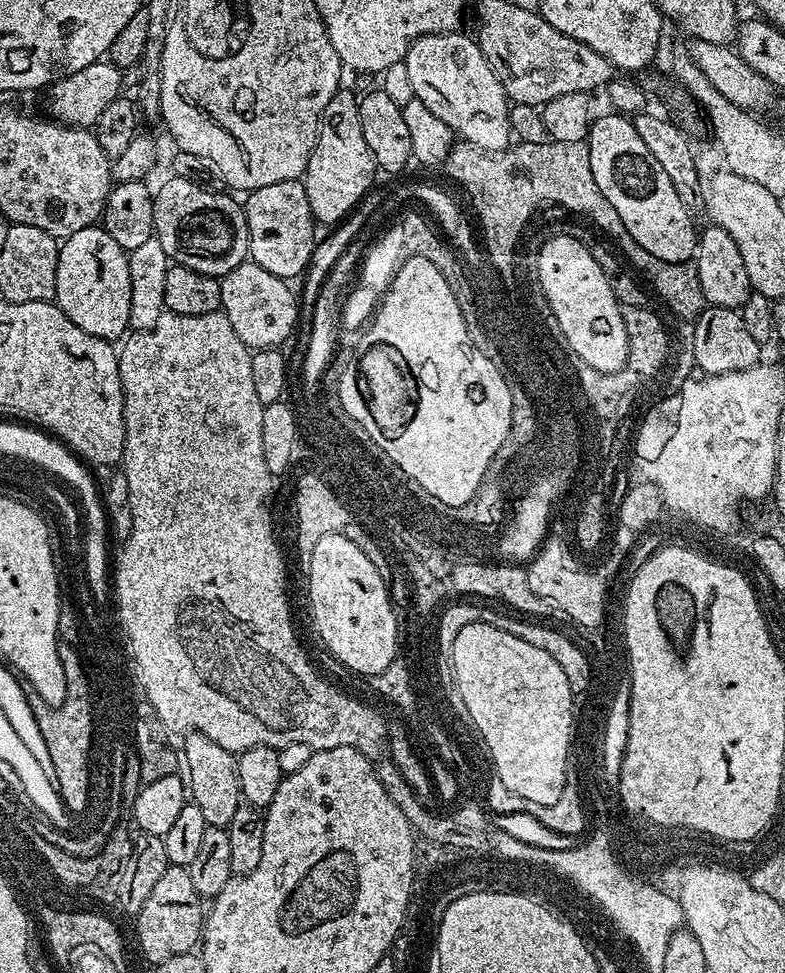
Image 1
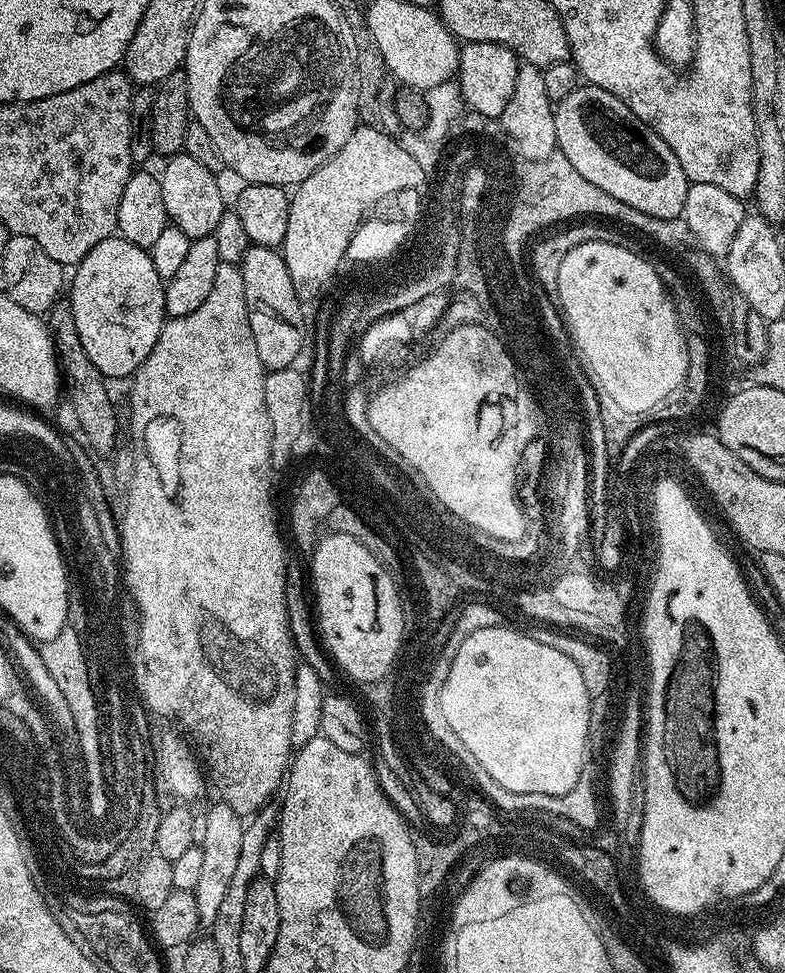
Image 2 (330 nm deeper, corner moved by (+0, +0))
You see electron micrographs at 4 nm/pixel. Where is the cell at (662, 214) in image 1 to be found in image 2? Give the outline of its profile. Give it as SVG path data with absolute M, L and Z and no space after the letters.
M584 82L574 94L559 100L555 109L554 123L560 131L564 151L584 176L608 189L626 206L642 210L642 214L667 220L683 217L688 175L664 139L647 128L624 101L610 94L610 90Z

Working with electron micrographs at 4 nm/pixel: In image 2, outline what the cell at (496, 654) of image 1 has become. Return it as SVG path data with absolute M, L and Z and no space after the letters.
M497 626L470 634L458 646L458 654L454 654L446 671L448 677L441 688L441 708L446 722L498 786L506 786L514 794L562 796L574 790L586 767L584 751L590 742L591 716L582 673L570 658L536 642L529 633Z

